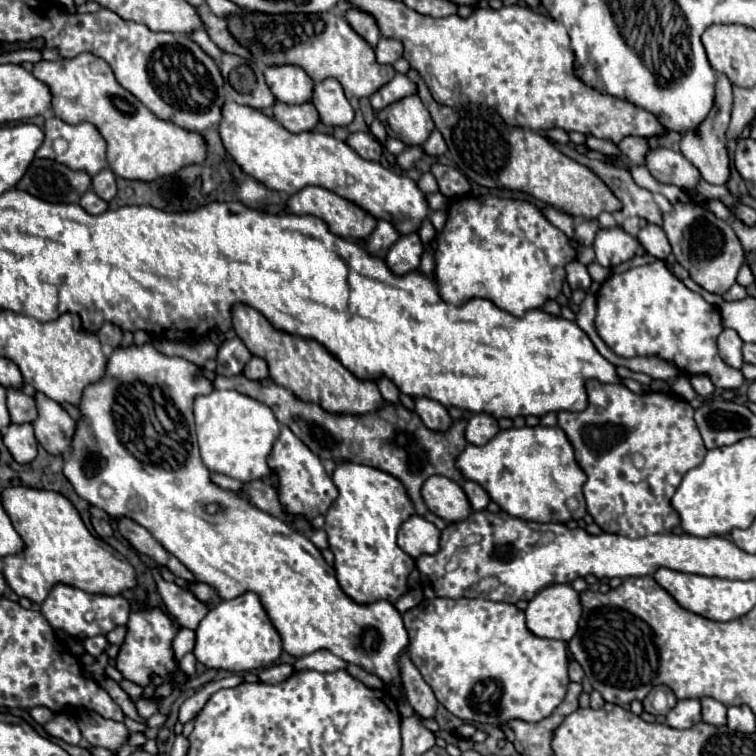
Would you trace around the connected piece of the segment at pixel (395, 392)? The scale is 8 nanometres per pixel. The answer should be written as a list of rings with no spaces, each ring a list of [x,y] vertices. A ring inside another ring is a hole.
[[[383,377],[383,379],[377,381],[377,385],[379,385],[379,391],[381,391],[381,395],[383,395],[385,401],[389,401],[393,405],[399,403],[399,389],[395,389],[395,385],[389,379]]]

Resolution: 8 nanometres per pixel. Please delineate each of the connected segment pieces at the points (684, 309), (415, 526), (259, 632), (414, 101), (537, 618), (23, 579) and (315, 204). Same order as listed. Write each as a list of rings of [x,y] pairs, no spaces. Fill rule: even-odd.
[[[663,261],[611,275],[597,293],[595,325],[619,357],[659,357],[689,377],[707,375],[717,389],[737,389],[745,381],[741,371],[729,369],[717,353],[717,337],[723,331],[719,311],[673,277]]]
[[[411,515],[399,529],[397,545],[413,559],[421,555],[433,555],[439,551],[441,531],[421,515]]]
[[[243,593],[231,601],[221,601],[213,607],[197,627],[197,643],[193,655],[209,669],[223,669],[233,673],[255,671],[277,663],[283,653],[283,641],[267,617],[257,593]]]
[[[417,95],[403,97],[401,101],[395,101],[393,105],[381,109],[377,113],[377,119],[385,125],[389,137],[399,139],[409,147],[423,145],[435,129],[429,111]]]
[[[551,585],[527,605],[527,629],[537,637],[571,641],[581,621],[579,593],[571,585]]]
[[[21,485],[5,489],[1,497],[15,531],[25,541],[25,549],[19,555],[9,555],[3,559],[3,575],[7,585],[19,597],[27,597],[33,603],[43,603],[51,589],[59,583],[99,595],[123,595],[125,591],[137,587],[135,569],[131,563],[103,539],[91,535],[77,509],[63,495]]]
[[[305,187],[299,193],[291,195],[287,199],[287,213],[321,217],[329,225],[329,231],[333,235],[339,235],[339,237],[345,237],[345,239],[367,239],[377,225],[377,219],[371,213],[367,213],[365,209],[357,207],[355,203],[335,195],[333,191],[329,191],[325,187]]]

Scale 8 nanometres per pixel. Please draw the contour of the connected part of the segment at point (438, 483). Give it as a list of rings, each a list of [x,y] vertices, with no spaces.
[[[429,477],[421,489],[421,495],[429,511],[447,523],[465,521],[473,511],[461,485],[447,477]]]

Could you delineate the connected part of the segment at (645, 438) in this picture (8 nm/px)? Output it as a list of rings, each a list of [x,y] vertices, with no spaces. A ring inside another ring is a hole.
[[[589,379],[587,385],[587,397],[589,397],[589,405],[583,413],[569,413],[569,411],[559,411],[557,413],[557,425],[565,431],[565,435],[569,437],[573,449],[575,449],[575,457],[581,465],[581,469],[587,475],[587,481],[583,485],[583,495],[587,499],[587,511],[591,513],[591,517],[595,519],[595,523],[605,531],[605,533],[617,533],[617,535],[627,535],[627,537],[645,537],[651,533],[671,533],[673,529],[681,527],[681,519],[677,515],[677,511],[671,507],[671,497],[675,493],[675,489],[679,487],[681,479],[685,477],[685,473],[689,469],[695,469],[697,465],[701,465],[707,449],[701,441],[701,435],[697,433],[697,427],[693,425],[693,407],[683,401],[681,397],[671,397],[669,393],[645,393],[645,395],[637,395],[633,391],[629,391],[625,385],[609,385],[609,383],[601,383],[597,379]]]

